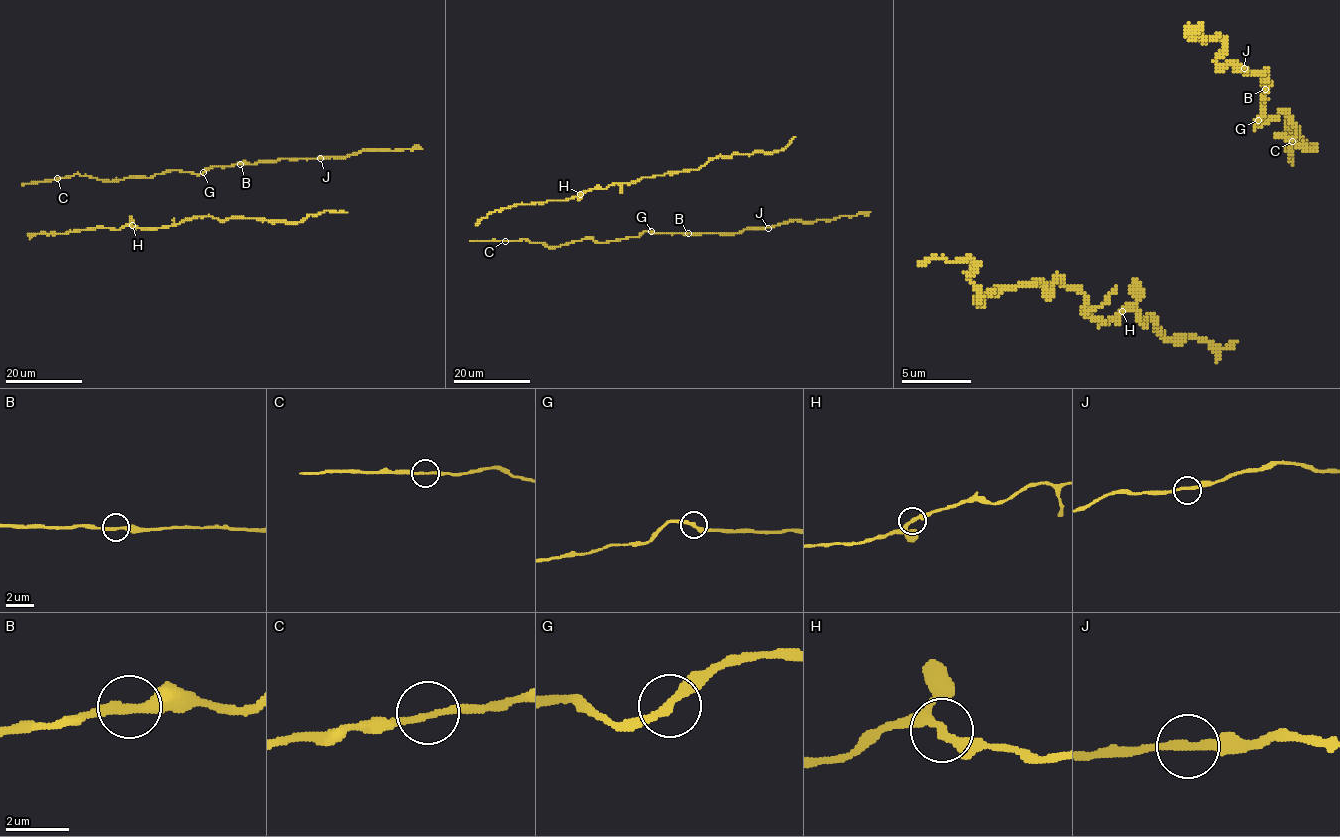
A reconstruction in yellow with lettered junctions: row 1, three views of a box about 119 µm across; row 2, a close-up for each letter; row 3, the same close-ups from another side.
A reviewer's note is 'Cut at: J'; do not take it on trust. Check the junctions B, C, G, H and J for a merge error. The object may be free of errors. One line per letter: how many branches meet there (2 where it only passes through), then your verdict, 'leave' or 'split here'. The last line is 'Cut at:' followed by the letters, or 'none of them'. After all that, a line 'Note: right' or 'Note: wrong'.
B: 2 branches meet; leave
C: 2 branches meet; leave
G: 2 branches meet; leave
H: 2 branches meet; leave
J: 2 branches meet; leave
Cut at: none of them
Note: wrong

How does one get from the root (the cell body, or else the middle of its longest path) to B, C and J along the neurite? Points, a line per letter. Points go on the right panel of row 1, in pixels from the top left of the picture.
B: (1289, 158), (1289, 123), (1313, 147), (1310, 151), (1282, 134), (1296, 134), (1285, 113), (1254, 127), (1265, 89)
C: (1289, 158), (1292, 141)
J: (1289, 158), (1289, 123), (1313, 147), (1282, 134), (1296, 134), (1285, 113), (1254, 127), (1268, 71), (1244, 68)

